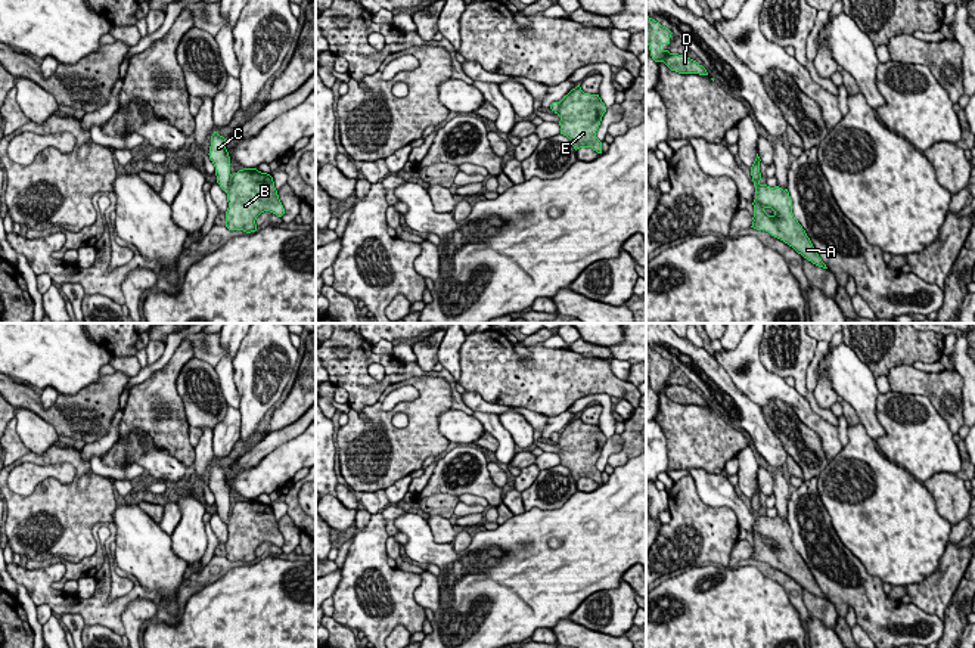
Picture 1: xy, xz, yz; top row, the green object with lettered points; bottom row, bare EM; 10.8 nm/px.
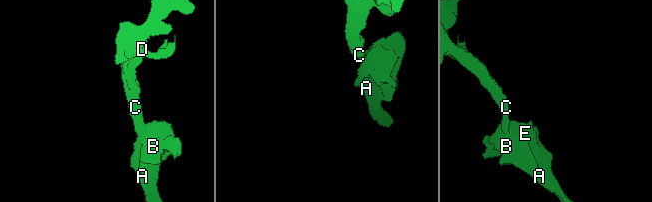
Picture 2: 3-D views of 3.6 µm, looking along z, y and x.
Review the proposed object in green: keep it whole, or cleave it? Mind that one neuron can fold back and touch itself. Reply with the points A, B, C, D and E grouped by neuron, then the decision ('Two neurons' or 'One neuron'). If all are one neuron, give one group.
Groups: A B C D E. One neuron

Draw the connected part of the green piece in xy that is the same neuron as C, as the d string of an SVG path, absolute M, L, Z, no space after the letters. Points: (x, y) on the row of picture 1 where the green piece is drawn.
M217 131L211 136L209 159L215 167L217 183L227 193L226 227L229 230L255 232L257 217L270 211L277 217L285 214L273 177L257 168L243 168L230 174L230 156L226 139Z

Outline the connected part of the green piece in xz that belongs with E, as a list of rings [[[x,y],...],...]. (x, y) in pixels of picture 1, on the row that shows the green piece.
[[[580,84],[550,109],[561,117],[561,134],[566,136],[574,149],[591,148],[602,154],[602,142],[596,137],[606,106],[599,94],[584,93]]]

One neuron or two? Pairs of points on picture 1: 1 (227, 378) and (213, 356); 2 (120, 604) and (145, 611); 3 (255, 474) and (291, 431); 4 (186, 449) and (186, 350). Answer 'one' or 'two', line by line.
1: two
2: two
3: two
4: one

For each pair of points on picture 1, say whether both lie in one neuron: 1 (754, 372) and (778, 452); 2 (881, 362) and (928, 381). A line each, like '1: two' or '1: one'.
1: two
2: two

